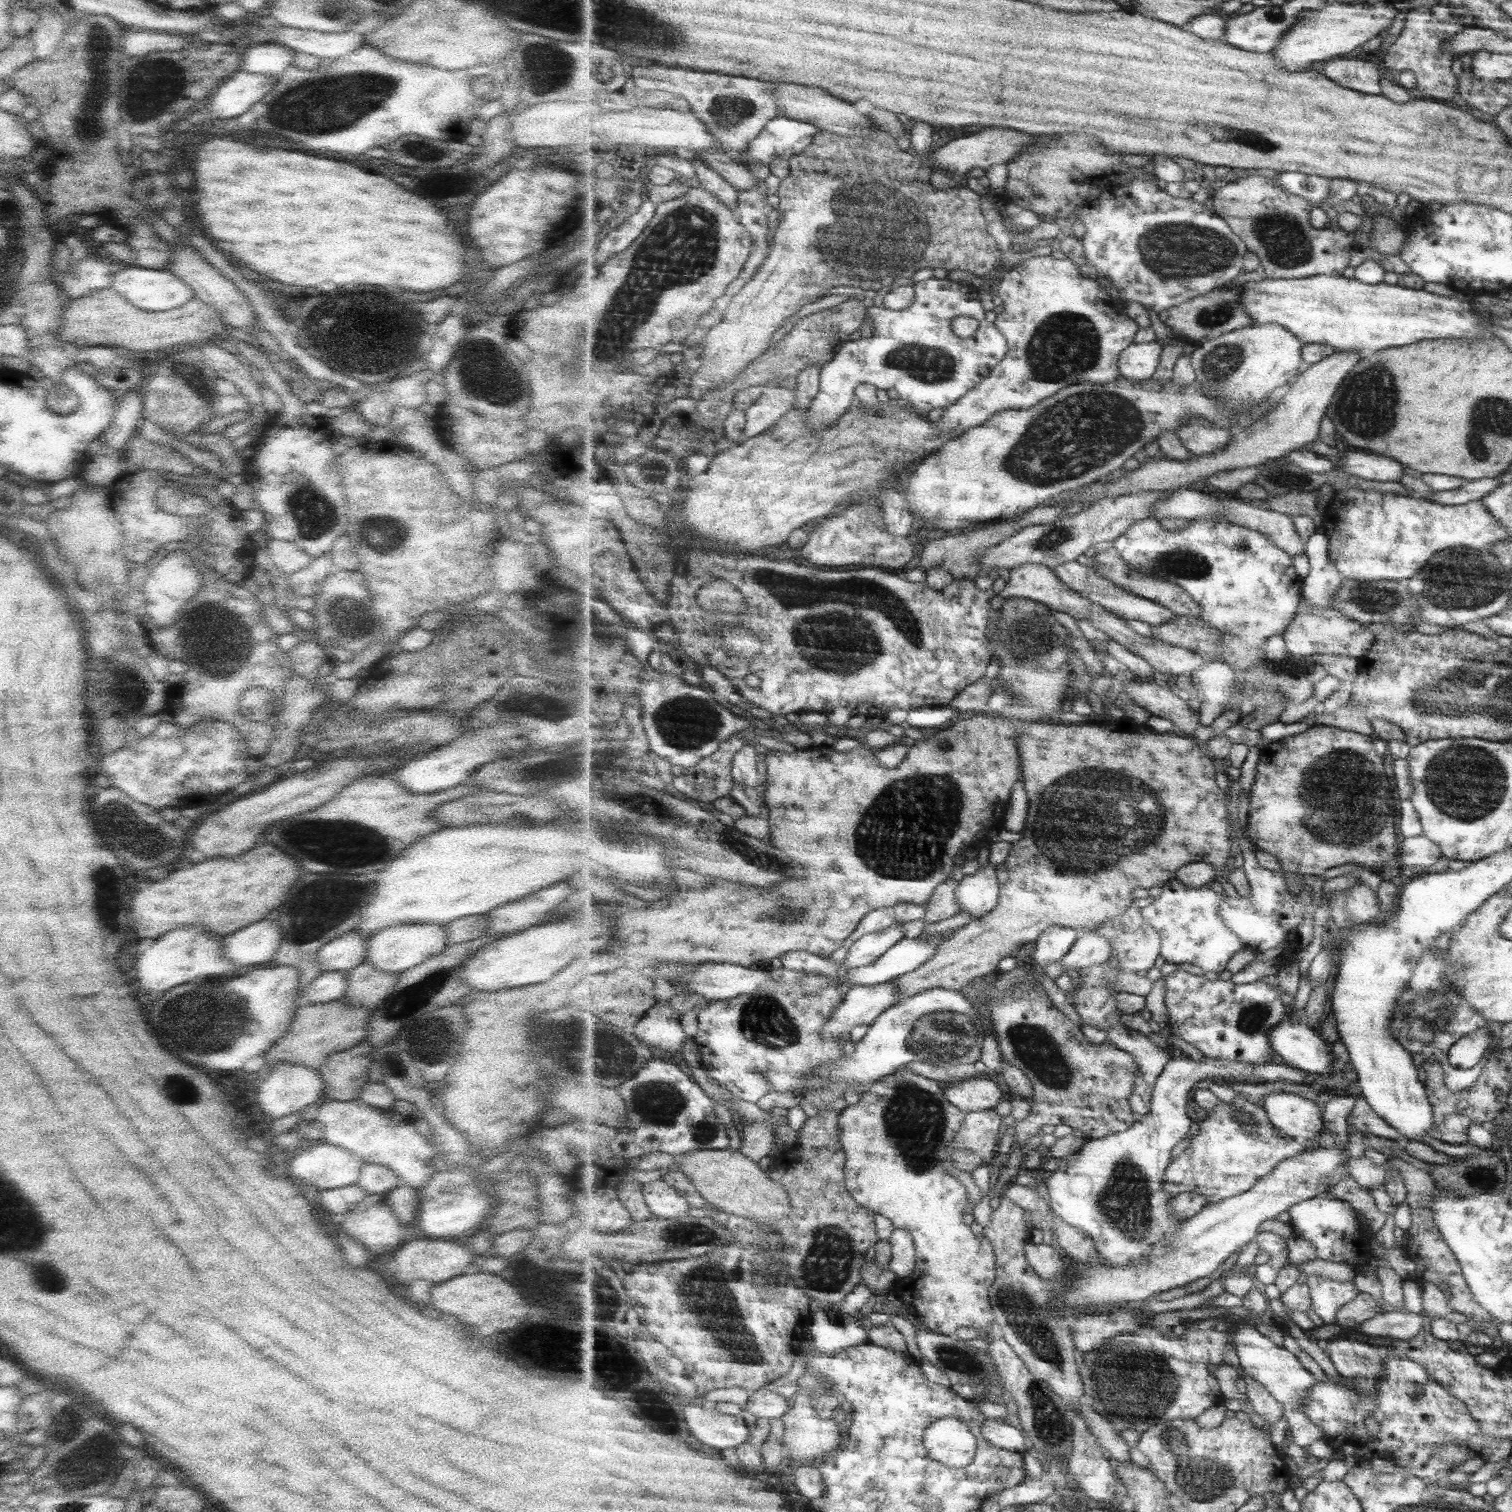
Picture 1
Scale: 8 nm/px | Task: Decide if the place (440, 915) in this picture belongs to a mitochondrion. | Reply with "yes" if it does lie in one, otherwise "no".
no

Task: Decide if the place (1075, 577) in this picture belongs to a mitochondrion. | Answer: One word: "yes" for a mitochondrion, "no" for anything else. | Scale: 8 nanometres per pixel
no

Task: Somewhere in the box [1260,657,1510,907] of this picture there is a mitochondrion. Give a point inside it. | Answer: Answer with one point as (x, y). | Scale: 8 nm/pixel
(1465, 783)

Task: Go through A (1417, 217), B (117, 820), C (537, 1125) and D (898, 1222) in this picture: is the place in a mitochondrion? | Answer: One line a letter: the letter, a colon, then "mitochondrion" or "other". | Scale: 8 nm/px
A: other
B: mitochondrion
C: other
D: other

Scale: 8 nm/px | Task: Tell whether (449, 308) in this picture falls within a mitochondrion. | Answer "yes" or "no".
no

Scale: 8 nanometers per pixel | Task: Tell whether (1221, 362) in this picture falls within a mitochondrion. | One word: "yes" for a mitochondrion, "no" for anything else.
yes

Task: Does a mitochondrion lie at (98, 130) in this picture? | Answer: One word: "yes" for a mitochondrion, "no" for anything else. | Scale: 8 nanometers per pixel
yes

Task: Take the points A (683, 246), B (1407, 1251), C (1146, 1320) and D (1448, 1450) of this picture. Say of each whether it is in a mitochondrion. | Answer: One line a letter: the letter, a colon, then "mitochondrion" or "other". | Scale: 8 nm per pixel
A: mitochondrion
B: other
C: other
D: mitochondrion

